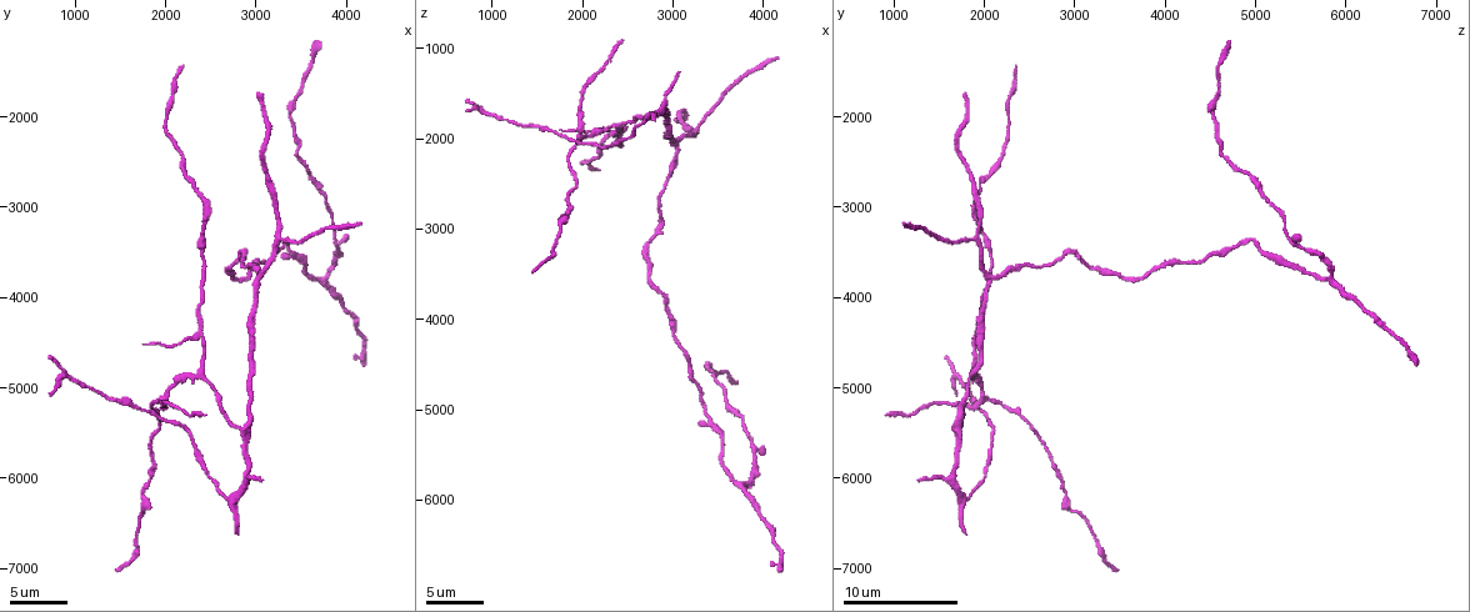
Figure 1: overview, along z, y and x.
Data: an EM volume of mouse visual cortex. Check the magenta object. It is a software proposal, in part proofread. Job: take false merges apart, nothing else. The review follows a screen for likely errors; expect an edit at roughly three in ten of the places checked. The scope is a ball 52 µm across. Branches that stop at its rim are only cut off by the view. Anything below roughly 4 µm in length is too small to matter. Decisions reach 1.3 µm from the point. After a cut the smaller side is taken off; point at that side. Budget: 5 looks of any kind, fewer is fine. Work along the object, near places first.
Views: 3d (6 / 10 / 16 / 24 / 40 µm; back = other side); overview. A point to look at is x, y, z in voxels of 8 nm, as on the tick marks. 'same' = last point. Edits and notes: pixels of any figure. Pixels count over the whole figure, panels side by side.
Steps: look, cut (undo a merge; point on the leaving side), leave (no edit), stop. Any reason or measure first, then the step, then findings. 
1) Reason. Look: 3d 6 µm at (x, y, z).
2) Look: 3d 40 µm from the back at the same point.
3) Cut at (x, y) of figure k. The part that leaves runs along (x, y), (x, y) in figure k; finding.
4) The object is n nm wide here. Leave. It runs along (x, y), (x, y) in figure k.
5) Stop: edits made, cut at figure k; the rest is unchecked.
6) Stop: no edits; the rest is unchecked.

Three-way junction. Look: 3d 10 µm at (3050, 3800, 2000).

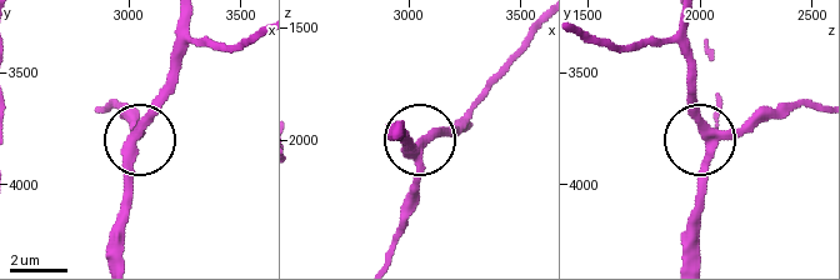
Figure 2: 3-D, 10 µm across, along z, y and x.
The side arm is 19 µm long. Leave. It runs along (101, 109), (140, 138), (143, 116), (174, 83) in figure 2; one neuron here.

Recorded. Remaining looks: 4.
Three arms meet. Look: 3d 10 µm at (2400, 4800, 1850).

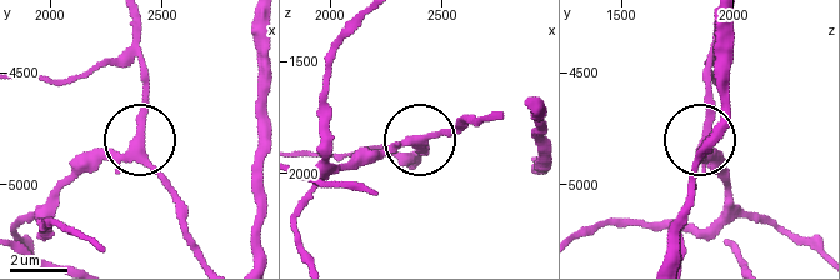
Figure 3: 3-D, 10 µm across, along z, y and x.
The object is 320 nm wide here. Leave. Continuous, no second neuron.

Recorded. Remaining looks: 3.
Three arms meet. Look: 3d 10 µm at (3300, 3400, 1850).

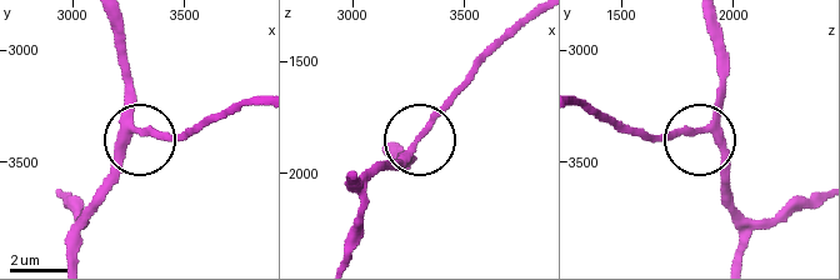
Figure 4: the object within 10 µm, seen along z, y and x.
The object is 240 nm wide here. Leave. It runs along (816, 205), (751, 218), (733, 198), (716, 141), (646, 134) in figure 4; one neuron here.

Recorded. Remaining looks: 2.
Stop: no edits; the rest is unchecked.

